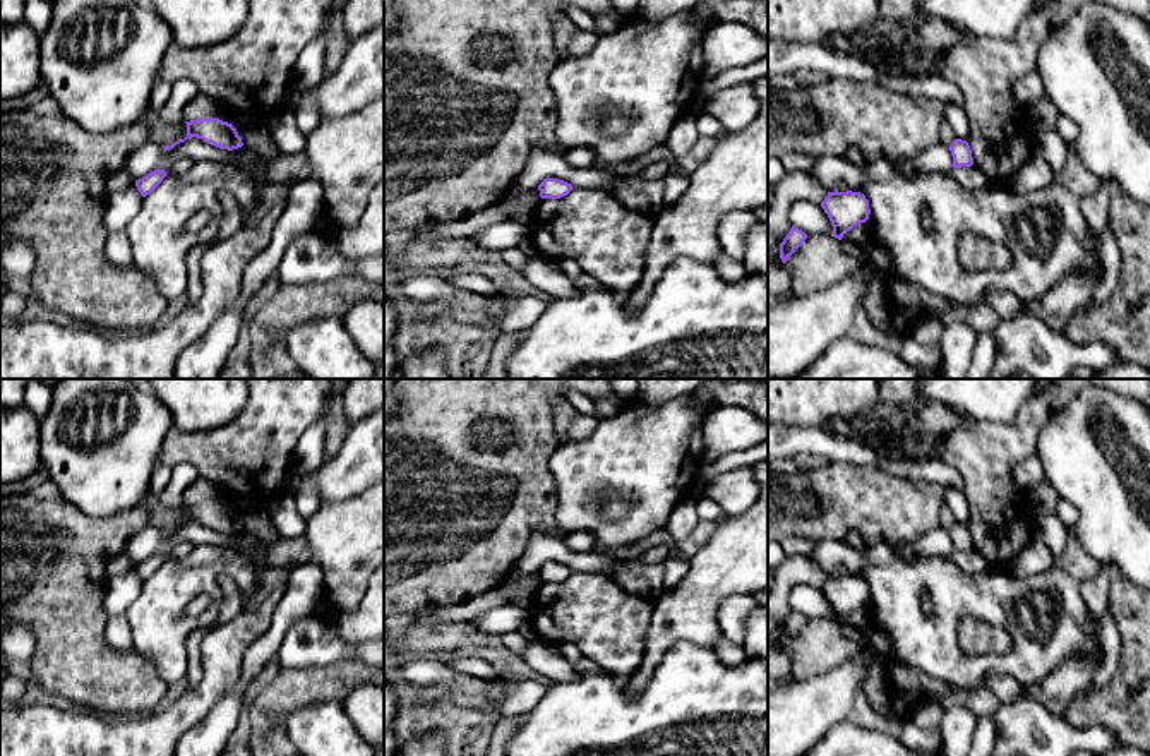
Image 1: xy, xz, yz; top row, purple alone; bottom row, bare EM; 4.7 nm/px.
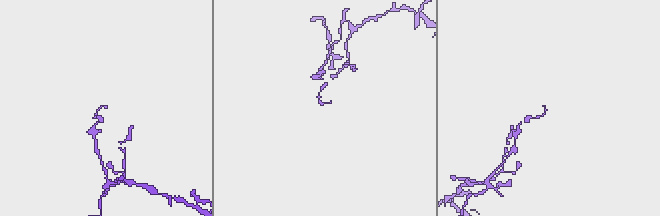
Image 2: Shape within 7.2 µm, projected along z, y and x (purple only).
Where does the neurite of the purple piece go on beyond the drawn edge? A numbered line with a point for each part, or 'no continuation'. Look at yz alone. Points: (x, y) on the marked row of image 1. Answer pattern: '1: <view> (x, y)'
no continuation

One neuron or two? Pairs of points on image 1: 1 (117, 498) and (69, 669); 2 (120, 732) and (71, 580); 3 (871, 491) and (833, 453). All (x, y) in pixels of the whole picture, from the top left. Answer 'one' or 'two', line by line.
1: two
2: two
3: two

